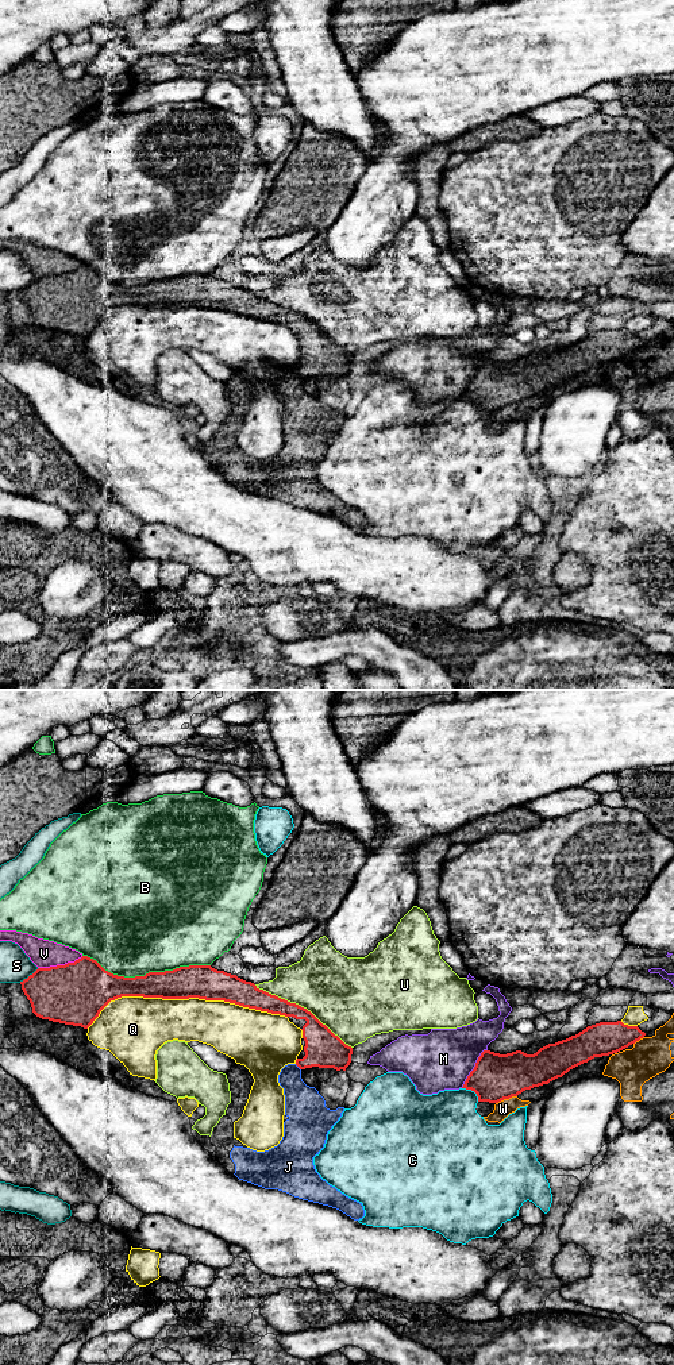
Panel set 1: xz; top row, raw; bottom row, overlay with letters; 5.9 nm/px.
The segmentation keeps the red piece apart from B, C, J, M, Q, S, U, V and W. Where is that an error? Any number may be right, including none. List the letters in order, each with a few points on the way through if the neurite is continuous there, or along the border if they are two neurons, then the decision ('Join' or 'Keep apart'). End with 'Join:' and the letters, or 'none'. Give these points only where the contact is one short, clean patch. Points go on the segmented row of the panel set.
B: Keep apart
C: Keep apart
J: Boundary: xz (295, 1064), (300, 1069). Keep apart
M: Keep apart
Q: Keep apart
S: Keep apart
U: Keep apart
V: Keep apart
W: Keep apart
Join: none

